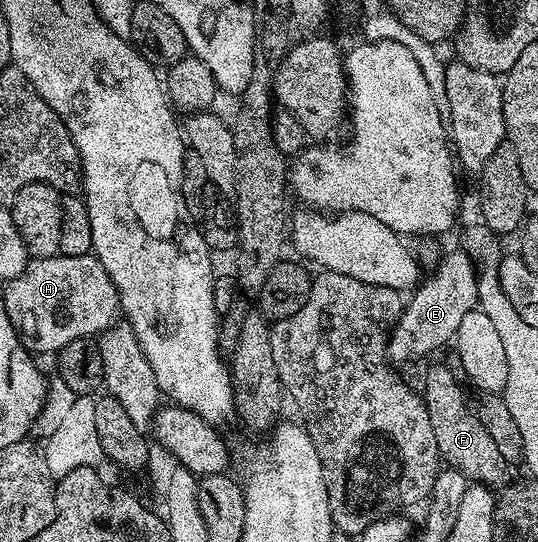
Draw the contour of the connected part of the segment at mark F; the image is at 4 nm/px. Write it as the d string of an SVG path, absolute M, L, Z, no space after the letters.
M432 367L424 375L422 398L426 405L426 413L430 413L430 426L434 429L434 441L438 441L438 453L441 460L451 470L460 471L473 484L493 489L499 488L509 478L507 475L508 471L510 471L510 464L502 457L502 453L498 453L498 445L494 445L494 440L491 439L490 433L486 433L486 425L482 425L482 421L478 421L473 404L470 399L468 403L463 389L460 388L461 380L458 378L457 372L453 371L448 367Z

